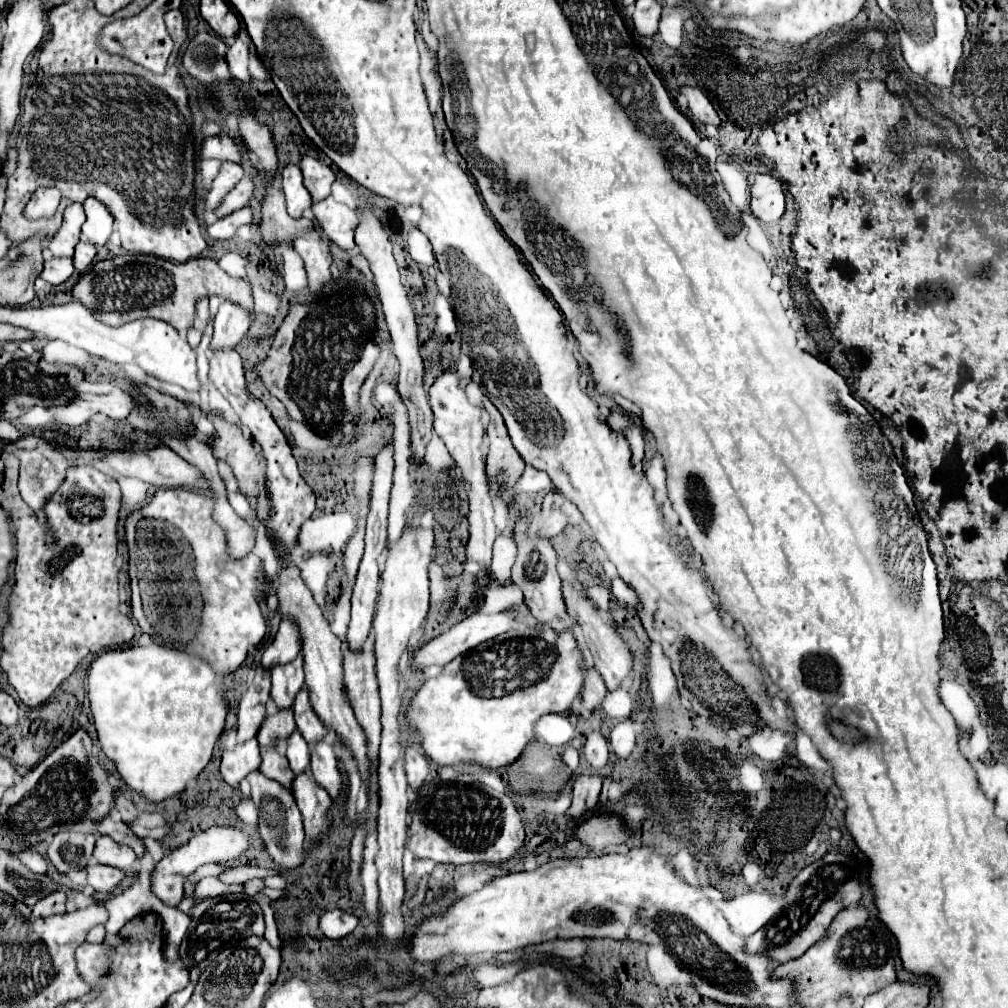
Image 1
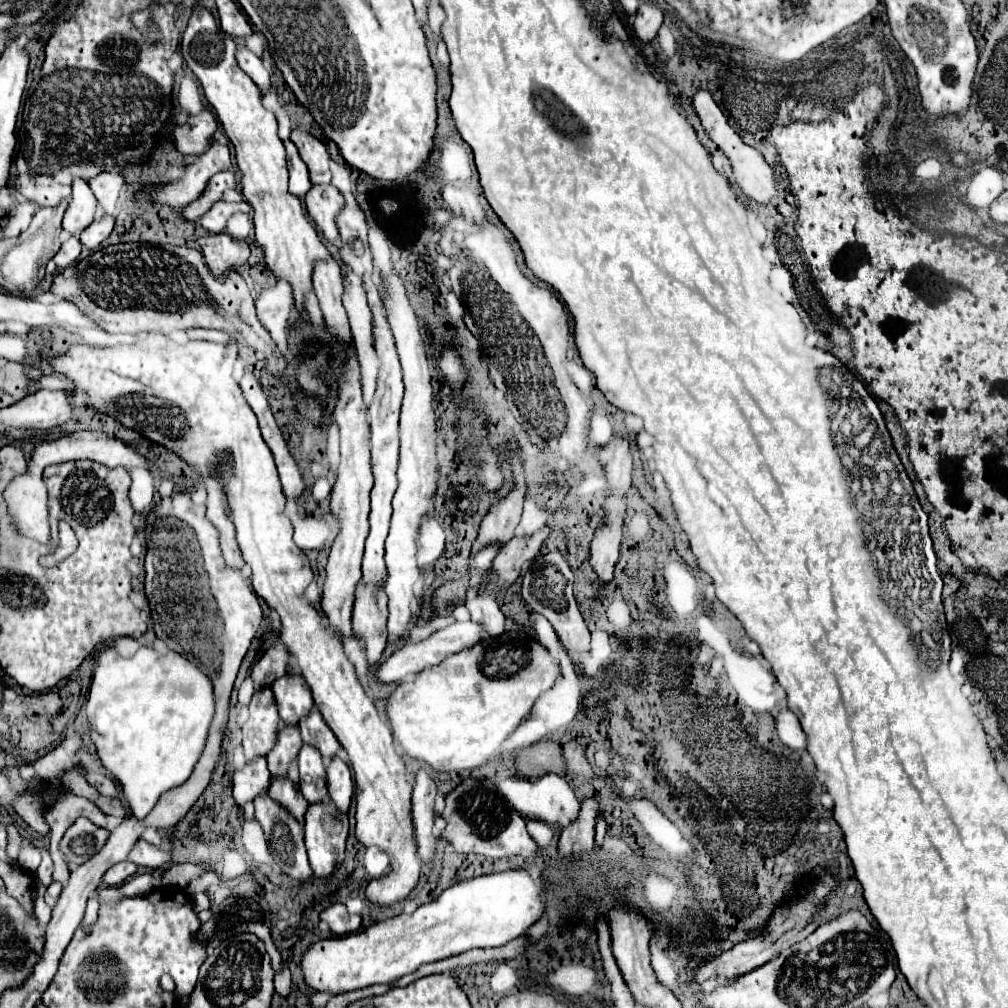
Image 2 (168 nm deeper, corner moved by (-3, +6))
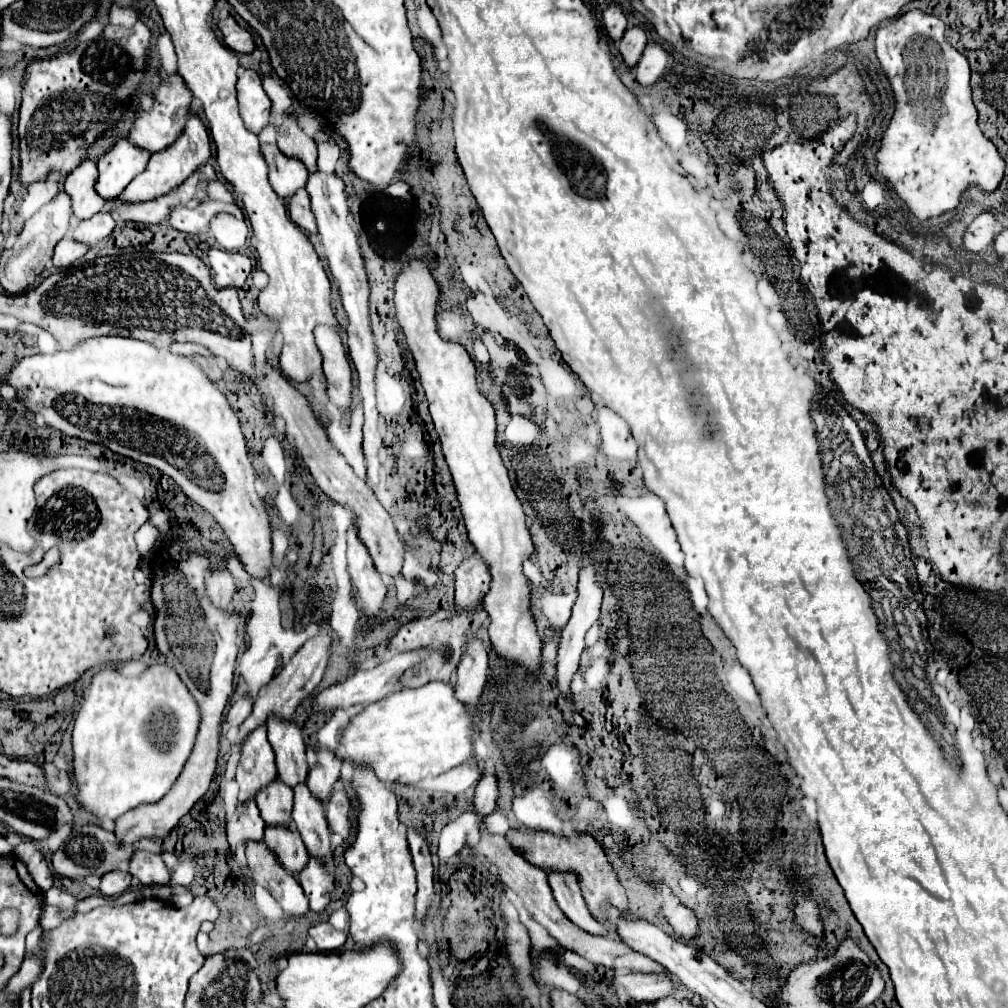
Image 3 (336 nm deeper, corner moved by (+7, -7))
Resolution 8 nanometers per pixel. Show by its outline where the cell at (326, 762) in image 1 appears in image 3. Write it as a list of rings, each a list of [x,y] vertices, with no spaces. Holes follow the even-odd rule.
[[[334,790],[326,802],[326,820],[332,832],[340,834],[342,838],[348,838],[350,834],[350,800],[346,796],[346,792],[342,790]]]

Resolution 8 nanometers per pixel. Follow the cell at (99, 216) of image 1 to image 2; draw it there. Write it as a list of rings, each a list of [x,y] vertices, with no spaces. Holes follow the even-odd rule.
[[[102,171],[90,179],[90,189],[94,189],[98,203],[108,215],[114,213],[114,205],[118,201],[122,187],[124,187],[124,177],[118,171]]]

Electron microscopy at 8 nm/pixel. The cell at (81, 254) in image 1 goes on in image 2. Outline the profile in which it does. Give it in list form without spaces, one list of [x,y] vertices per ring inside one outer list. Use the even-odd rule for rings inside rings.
[[[100,215],[96,217],[82,233],[80,233],[80,241],[86,249],[98,249],[100,243],[104,239],[110,237],[112,233],[112,227],[114,227],[114,217],[112,215]]]

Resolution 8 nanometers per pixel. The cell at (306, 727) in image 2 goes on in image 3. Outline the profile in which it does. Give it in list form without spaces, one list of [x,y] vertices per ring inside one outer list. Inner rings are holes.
[[[316,746],[314,748],[316,756],[318,756],[318,764],[308,772],[308,778],[306,778],[306,784],[308,788],[324,798],[324,802],[328,800],[328,794],[332,794],[332,788],[334,788],[334,782],[340,778],[340,766],[342,766],[342,760],[334,754],[334,750],[330,748],[322,748],[322,746]]]

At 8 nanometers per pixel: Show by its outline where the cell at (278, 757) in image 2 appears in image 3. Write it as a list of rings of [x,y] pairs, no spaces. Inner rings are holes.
[[[272,780],[266,788],[260,790],[260,794],[256,796],[256,802],[260,806],[260,816],[264,818],[266,824],[286,824],[290,828],[294,828],[292,822],[292,796],[294,792],[290,790],[290,786],[282,780]]]

